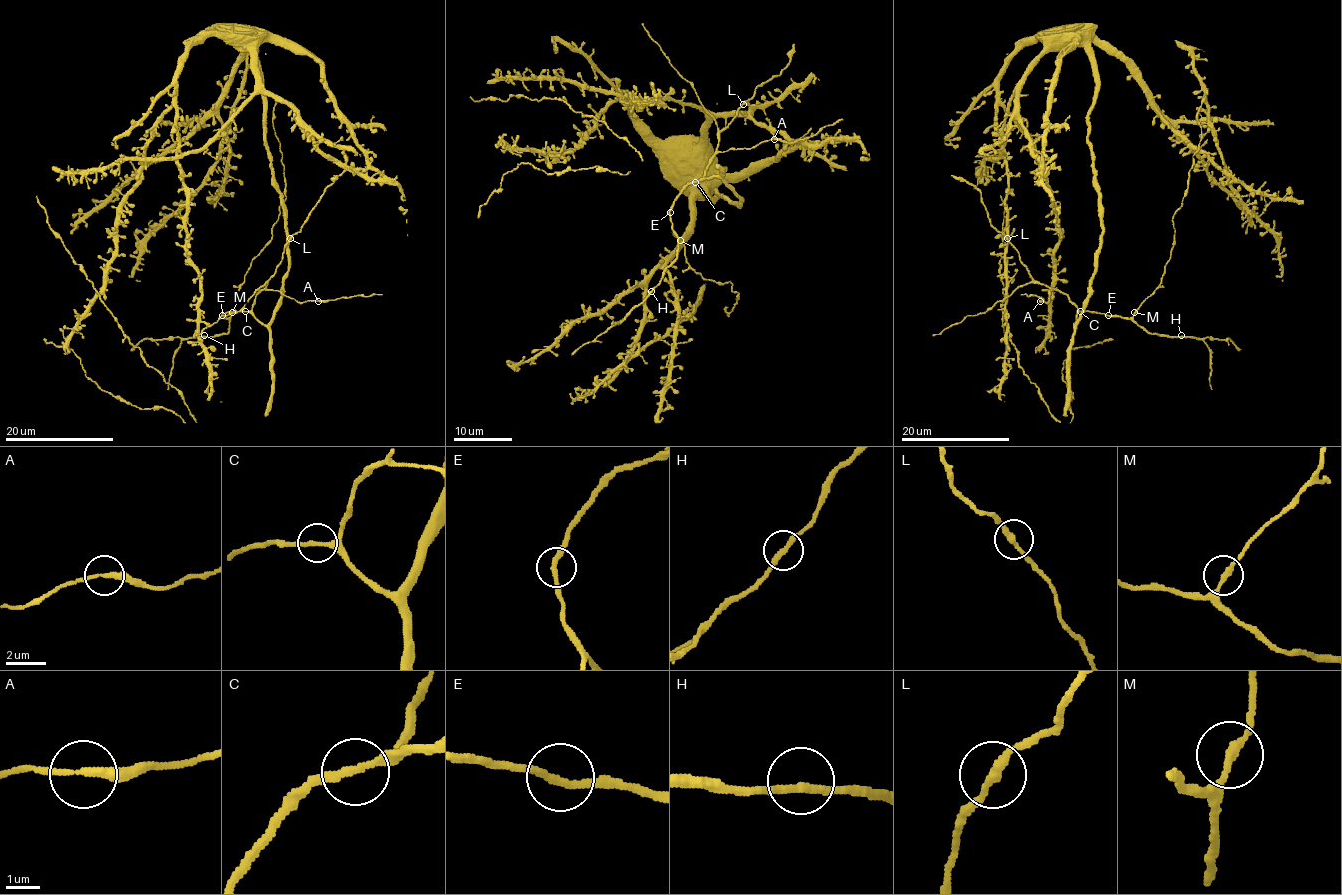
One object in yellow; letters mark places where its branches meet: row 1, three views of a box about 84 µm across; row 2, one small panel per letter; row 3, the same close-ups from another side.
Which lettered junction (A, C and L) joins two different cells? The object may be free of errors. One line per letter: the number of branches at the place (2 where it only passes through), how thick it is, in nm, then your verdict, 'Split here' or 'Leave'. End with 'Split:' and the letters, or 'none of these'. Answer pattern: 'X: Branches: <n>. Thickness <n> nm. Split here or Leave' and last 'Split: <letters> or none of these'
A: Branches: 2. Thickness 240 nm. Leave
C: Branches: 2. Thickness 240 nm. Leave
L: Branches: 2. Thickness 240 nm. Leave
Split: none of these

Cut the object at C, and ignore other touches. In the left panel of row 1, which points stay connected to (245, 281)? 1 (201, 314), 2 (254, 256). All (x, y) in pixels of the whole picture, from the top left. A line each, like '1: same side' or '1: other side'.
1: other side
2: same side

